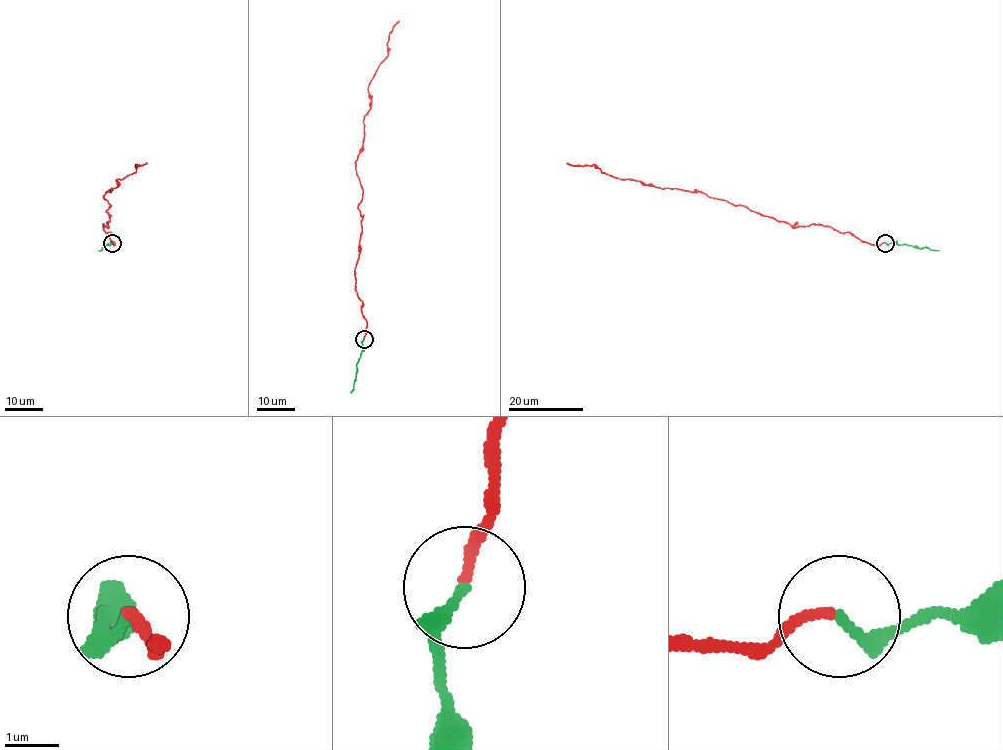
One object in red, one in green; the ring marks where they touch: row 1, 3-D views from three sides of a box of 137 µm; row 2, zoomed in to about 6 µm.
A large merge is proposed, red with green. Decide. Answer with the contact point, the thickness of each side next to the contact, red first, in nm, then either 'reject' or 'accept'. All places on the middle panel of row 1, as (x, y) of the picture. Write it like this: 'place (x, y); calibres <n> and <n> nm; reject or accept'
place (364, 339); calibres 190 and 240 nm; accept

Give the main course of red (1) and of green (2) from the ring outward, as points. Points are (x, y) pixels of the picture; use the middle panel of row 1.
1: (363, 339), (366, 321), (355, 289), (363, 187), (355, 161), (370, 108), (367, 87), (399, 20)
2: (363, 339), (350, 392)

